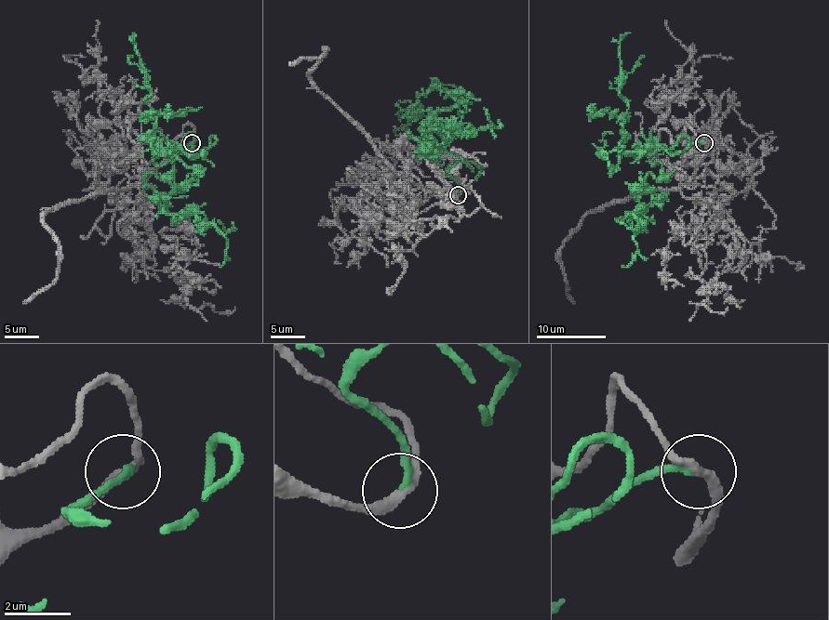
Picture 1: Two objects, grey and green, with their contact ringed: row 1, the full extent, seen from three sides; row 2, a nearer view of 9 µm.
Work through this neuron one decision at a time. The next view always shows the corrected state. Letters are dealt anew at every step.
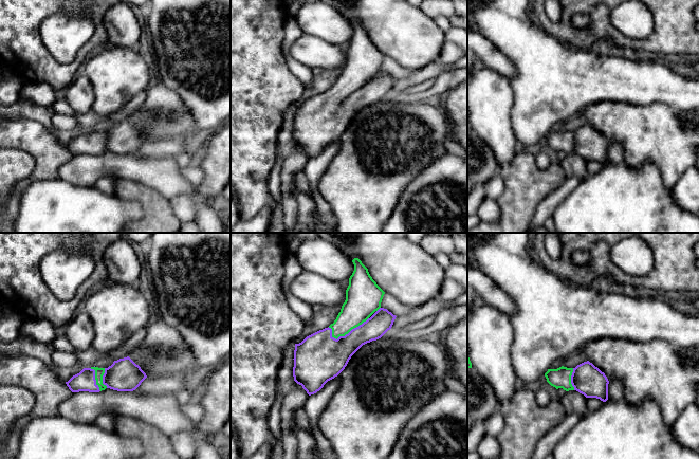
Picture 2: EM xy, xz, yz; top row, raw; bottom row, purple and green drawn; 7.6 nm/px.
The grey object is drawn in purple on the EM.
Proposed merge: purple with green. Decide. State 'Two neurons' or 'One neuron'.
One neuron

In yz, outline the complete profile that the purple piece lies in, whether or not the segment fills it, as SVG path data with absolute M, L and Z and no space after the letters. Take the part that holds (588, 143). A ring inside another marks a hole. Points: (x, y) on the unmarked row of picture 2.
M589 124L575 131L562 129L557 132L548 132L545 140L556 152L576 153L586 161L596 161L603 165L608 163L609 144L605 136Z

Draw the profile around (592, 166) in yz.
M587 161L586 165L589 175L594 175L603 168L603 164L596 161Z

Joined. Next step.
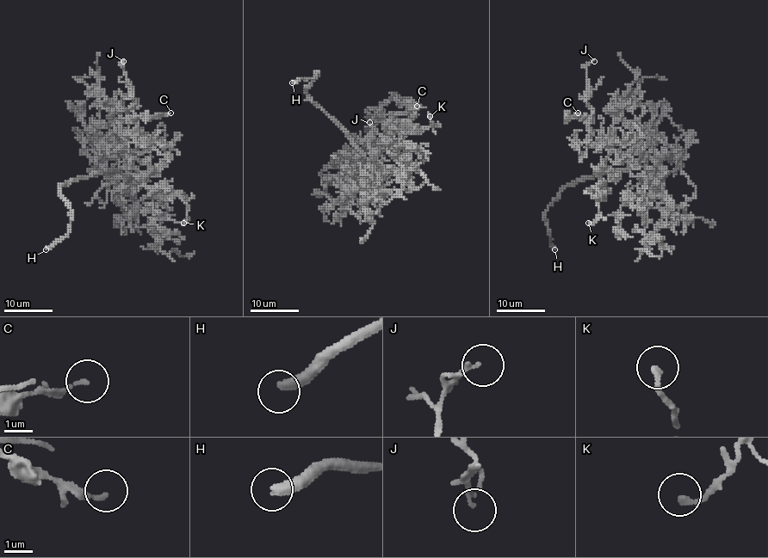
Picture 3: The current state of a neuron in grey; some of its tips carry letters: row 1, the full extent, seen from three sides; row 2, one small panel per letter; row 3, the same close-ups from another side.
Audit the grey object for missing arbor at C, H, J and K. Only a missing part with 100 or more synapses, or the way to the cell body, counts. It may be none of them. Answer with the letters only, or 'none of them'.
H

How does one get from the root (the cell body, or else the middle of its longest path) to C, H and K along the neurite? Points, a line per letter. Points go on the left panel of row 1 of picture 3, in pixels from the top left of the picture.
C: (126, 155), (120, 149), (129, 138), (134, 136), (143, 144), (135, 139), (134, 116), (170, 113)
H: (126, 155), (128, 162), (120, 168), (77, 177), (61, 187), (60, 196), (70, 207), (70, 229), (46, 249)
K: (126, 155), (134, 136), (150, 155), (130, 163), (146, 187), (170, 187), (188, 205), (183, 223)

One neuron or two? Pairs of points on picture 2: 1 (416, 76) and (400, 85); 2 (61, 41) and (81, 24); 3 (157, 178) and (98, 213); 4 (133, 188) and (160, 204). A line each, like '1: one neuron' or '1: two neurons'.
1: one neuron
2: one neuron
3: two neurons
4: one neuron

